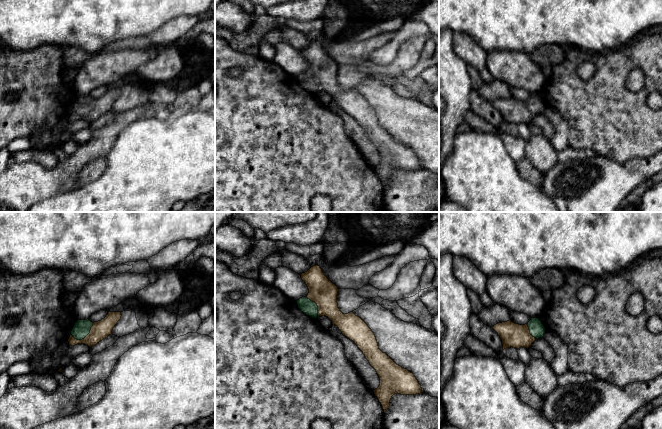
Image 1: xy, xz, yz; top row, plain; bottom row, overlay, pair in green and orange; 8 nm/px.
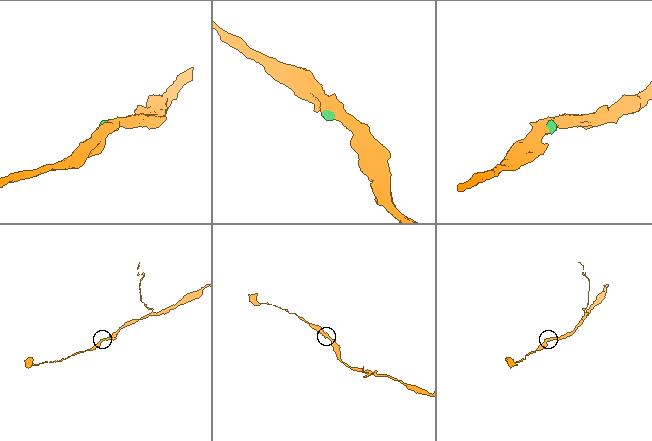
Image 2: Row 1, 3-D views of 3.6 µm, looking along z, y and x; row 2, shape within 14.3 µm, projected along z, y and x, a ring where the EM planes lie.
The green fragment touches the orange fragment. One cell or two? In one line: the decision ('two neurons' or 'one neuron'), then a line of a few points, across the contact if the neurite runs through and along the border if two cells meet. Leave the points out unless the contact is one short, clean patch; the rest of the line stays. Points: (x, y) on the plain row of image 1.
one neuron | xy (81, 105), (84, 108), (84, 113), (88, 109), (100, 106)

